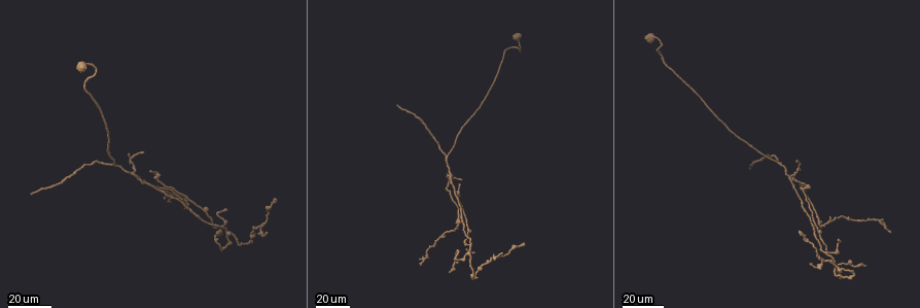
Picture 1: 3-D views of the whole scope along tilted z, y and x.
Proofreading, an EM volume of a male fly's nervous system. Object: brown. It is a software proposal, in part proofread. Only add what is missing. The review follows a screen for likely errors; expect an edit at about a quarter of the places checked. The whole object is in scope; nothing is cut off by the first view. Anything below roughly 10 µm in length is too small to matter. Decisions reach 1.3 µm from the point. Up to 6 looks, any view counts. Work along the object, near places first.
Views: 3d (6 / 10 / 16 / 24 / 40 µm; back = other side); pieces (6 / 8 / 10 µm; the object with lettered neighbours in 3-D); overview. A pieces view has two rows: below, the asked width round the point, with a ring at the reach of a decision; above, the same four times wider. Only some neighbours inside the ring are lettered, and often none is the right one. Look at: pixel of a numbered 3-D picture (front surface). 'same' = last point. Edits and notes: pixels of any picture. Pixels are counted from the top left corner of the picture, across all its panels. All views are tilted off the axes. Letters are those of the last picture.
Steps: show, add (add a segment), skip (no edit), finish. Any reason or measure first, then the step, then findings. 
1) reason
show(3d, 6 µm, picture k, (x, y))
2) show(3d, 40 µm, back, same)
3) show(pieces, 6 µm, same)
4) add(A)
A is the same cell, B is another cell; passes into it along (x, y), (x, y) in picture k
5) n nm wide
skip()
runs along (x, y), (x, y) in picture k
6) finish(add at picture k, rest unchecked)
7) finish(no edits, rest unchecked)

branch stops here
show(3d, 24 µm, picture 1, (156, 177))

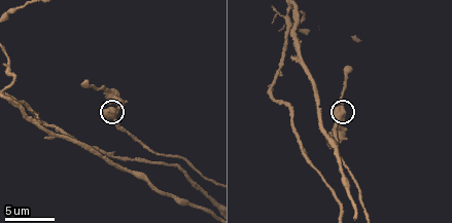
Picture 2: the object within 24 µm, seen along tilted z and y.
what lies round it
show(pieces, 10 µm, picture 2, (100, 110))

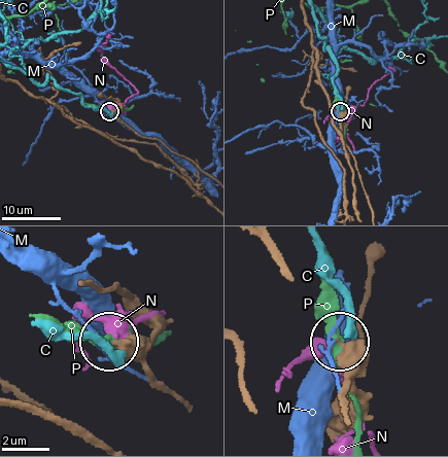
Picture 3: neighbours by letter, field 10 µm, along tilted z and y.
skip()
C, M, N and P are other cells; none of them fits

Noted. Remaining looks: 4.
free end
show(pieces, 6 µm, picture 2, (348, 68))

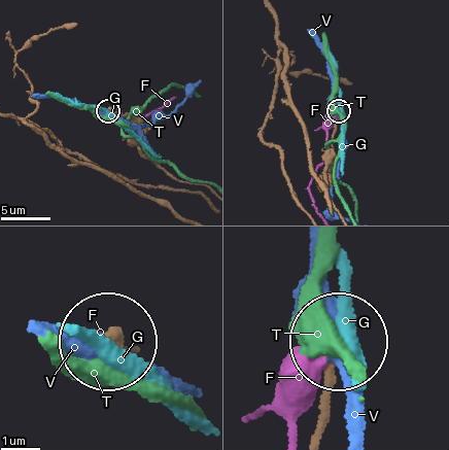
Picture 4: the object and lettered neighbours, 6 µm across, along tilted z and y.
skip()
F, G, T and V are other cells; none of them fits

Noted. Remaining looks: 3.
end of a long branch
show(3d, 24 µm, picture 1, (474, 251))

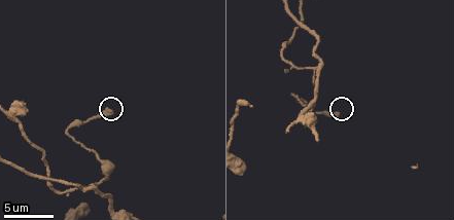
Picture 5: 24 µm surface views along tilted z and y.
show(pieces, 8 µm, picture 5, (337, 112))

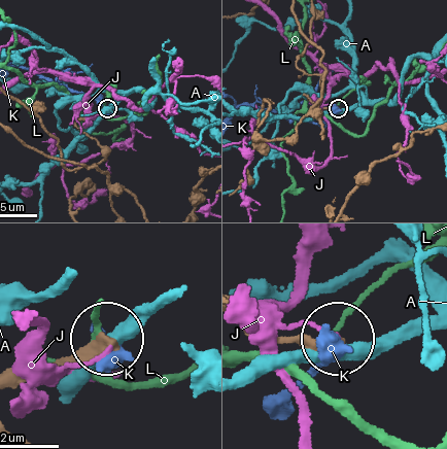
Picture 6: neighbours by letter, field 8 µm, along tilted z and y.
skip()
A, J, K and L are other cells; no lettered segment goes on from it

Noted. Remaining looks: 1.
finish(no edits, rest unchecked)

